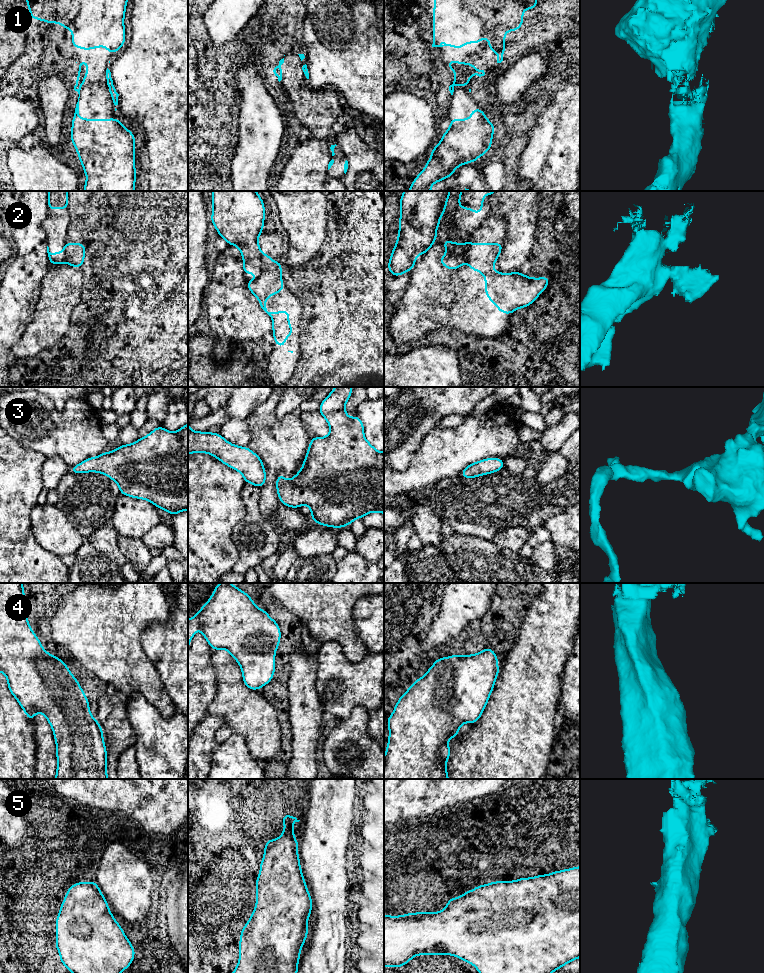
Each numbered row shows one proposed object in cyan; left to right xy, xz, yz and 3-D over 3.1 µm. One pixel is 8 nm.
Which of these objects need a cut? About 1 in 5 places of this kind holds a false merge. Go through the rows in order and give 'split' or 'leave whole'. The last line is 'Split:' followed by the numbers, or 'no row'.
1: leave whole
2: split
3: leave whole
4: leave whole
5: leave whole
Split: 2

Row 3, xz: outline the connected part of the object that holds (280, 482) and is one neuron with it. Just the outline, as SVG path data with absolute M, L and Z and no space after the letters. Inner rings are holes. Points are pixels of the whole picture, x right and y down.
M335 387L320 403L318 411L329 424L329 435L311 438L303 467L291 480L286 481L282 473L278 474L276 480L278 497L285 506L299 508L307 504L311 509L314 523L326 527L349 526L352 521L374 511L384 514L384 452L377 451L365 439L363 422L356 413L353 419L347 416L345 405L351 394L351 387Z

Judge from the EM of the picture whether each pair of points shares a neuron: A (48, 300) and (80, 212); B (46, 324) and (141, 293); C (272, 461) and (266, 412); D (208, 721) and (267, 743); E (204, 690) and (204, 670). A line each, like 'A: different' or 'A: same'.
A: same
B: different
C: same
D: different
E: same

